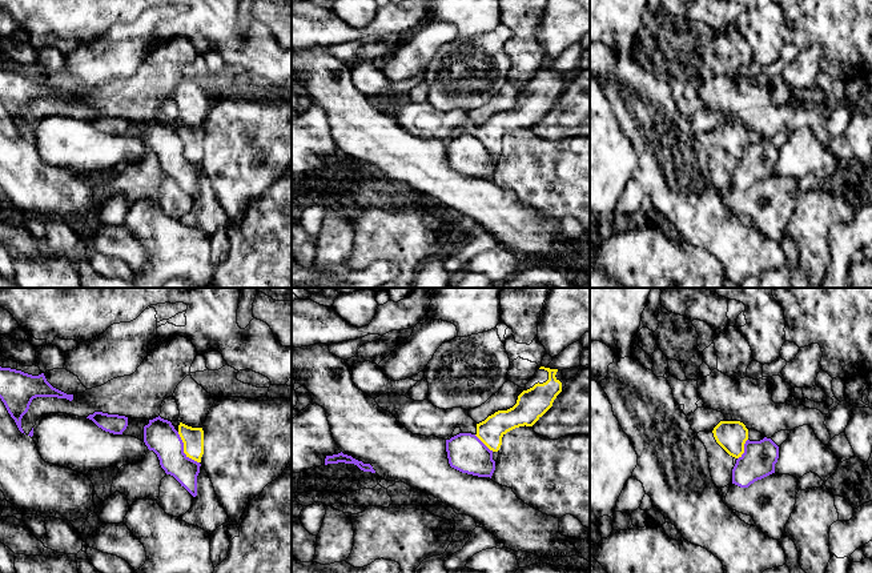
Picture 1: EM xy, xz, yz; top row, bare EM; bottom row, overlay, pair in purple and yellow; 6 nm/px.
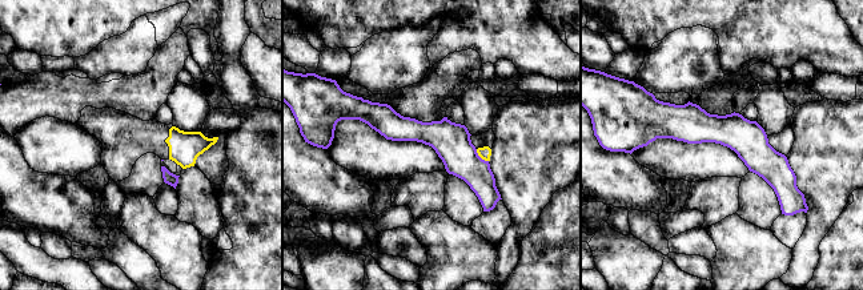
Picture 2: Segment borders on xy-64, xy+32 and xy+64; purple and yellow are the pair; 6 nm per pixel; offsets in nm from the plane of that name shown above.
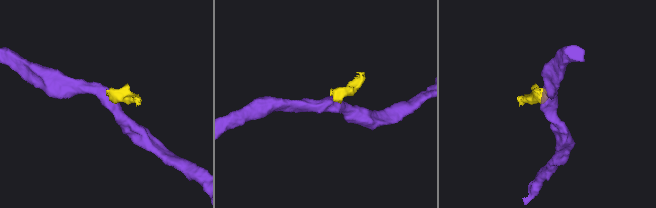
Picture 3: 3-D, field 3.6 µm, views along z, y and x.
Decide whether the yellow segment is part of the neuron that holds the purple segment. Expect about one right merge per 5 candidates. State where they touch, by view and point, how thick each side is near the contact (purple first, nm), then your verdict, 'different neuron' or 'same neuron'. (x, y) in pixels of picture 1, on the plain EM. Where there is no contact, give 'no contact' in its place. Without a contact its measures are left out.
xy (183, 151) | 200/130 nm | different neuron

